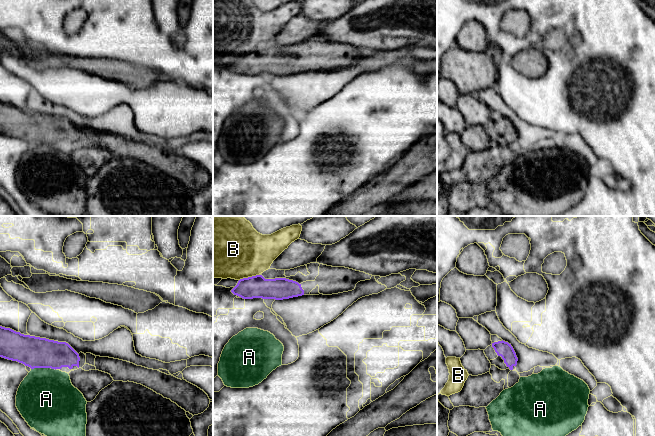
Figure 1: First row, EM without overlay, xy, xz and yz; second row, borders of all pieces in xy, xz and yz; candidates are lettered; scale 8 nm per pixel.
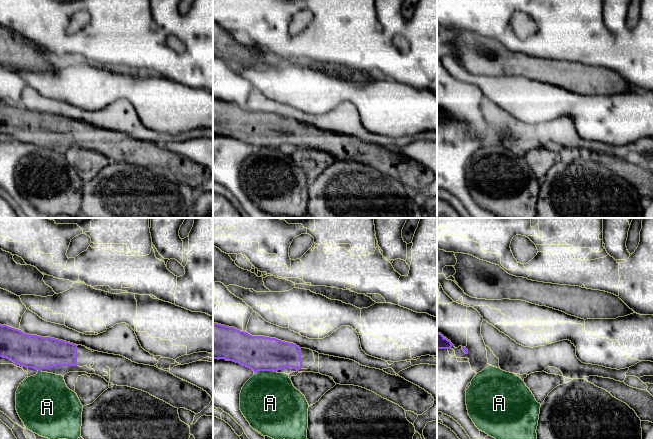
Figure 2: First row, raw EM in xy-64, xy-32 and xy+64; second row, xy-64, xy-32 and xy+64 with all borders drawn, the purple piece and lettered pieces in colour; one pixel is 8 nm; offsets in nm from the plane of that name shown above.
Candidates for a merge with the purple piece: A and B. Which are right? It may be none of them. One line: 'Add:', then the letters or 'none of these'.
Add: none of these

